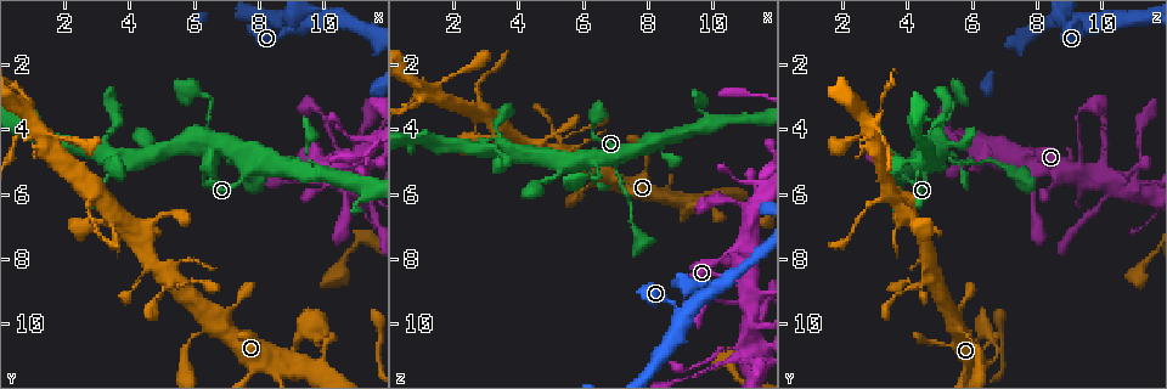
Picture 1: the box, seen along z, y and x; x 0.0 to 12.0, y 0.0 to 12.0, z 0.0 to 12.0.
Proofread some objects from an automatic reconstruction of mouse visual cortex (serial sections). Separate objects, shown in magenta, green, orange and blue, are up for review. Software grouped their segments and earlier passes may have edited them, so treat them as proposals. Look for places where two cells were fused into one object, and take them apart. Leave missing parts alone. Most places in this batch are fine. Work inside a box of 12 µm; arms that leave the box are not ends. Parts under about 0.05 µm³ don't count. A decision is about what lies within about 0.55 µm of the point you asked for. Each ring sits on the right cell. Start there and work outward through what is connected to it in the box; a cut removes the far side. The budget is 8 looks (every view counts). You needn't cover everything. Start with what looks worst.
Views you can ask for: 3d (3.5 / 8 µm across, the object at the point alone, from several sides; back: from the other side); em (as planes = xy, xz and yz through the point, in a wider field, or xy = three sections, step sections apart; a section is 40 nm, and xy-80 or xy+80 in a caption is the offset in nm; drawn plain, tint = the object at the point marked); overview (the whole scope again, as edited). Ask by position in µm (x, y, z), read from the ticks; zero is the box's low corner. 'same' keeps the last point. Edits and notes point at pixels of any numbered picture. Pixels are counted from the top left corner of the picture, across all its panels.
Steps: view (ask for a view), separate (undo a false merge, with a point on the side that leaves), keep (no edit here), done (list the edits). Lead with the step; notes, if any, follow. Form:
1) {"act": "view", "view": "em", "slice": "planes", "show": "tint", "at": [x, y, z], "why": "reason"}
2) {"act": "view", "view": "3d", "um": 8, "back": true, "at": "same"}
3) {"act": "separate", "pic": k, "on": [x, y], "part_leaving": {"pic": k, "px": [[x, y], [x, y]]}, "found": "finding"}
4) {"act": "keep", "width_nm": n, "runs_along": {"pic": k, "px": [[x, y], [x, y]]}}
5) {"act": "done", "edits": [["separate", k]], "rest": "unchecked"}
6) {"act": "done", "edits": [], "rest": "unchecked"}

{"act": "view", "view": "3d", "um": 8, "at": [6.1, 2.9, 5.5], "why": "abrupt turn"}

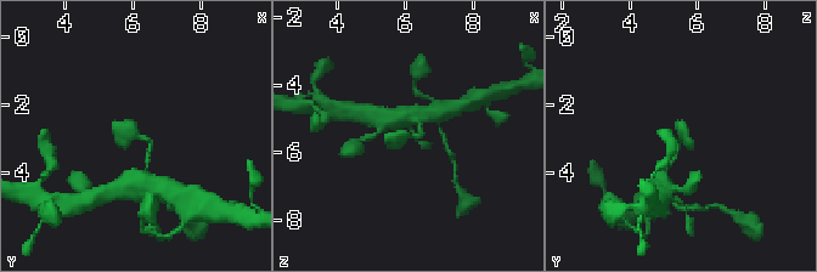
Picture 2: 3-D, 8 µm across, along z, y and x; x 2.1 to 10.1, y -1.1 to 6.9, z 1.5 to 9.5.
{"act": "view", "view": "3d", "um": 3.5, "at": [6.1, 2.8, 5.5], "why": "zoom in"}

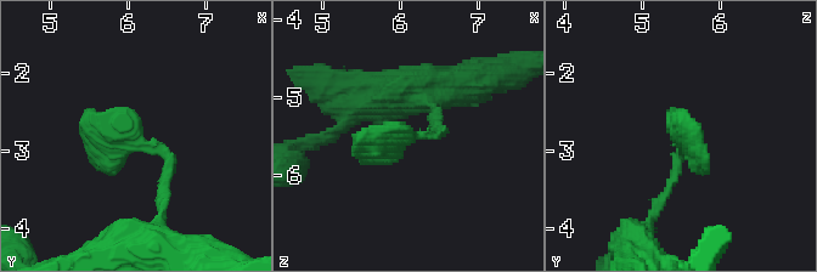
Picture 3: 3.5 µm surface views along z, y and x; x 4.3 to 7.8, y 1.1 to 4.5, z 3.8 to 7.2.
{"act": "view", "view": "em", "slice": "xy", "step": 3, "show": "tint", "at": [6.10, 2.80, 5.45], "why": "now the EM"}

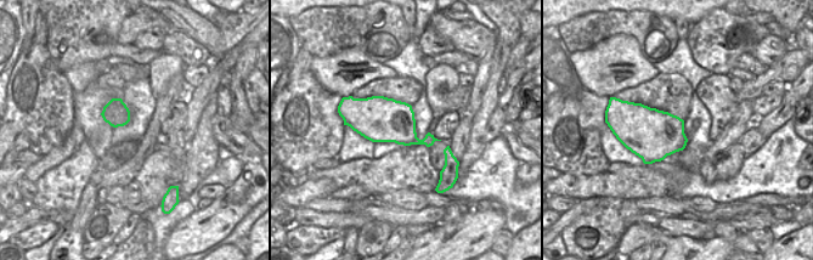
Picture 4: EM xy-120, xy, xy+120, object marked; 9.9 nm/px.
{"act": "keep", "runs_along": {"pic": 3, "px": [[163, 196], [163, 151], [82, 118]]}, "found": "continuous, no second cell"}

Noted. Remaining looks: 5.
{"act": "view", "view": "3d", "um": 8, "at": [10.2, 5.7, 11.3], "why": "calibre changes"}

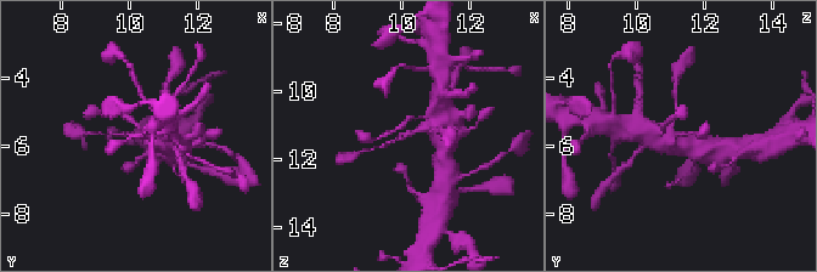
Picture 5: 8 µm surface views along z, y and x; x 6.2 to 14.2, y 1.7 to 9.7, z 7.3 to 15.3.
{"act": "view", "view": "em", "slice": "xy", "step": 2, "show": "tint", "at": [10.1, 5.6, 11.3], "arm_widths_nm": [100, 400], "why": "need the tissue"}

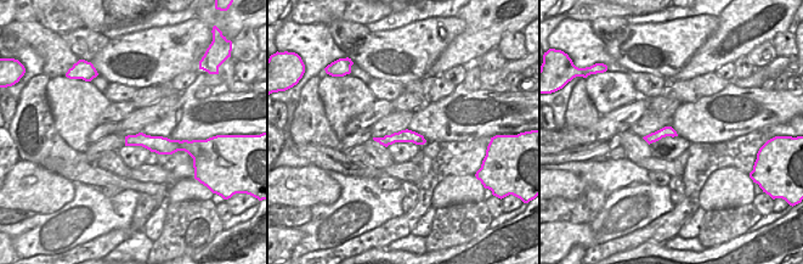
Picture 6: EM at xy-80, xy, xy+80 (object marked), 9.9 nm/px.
{"act": "keep", "runs_along": {"pic": 5, "px": [[438, 123], [372, 148]]}, "found": "all the same cell"}

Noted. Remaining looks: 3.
{"act": "view", "view": "3d", "um": 3.5, "at": [2.8, 6.1, 3.1], "why": "sudden change in width"}

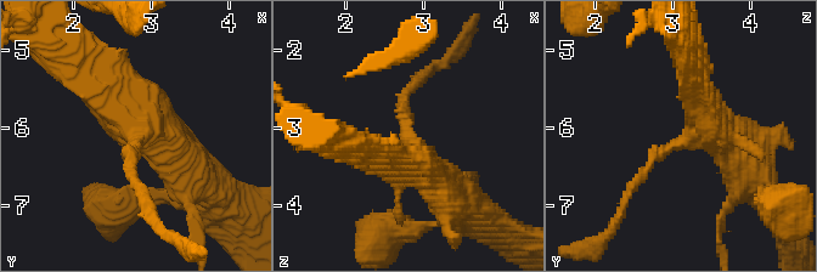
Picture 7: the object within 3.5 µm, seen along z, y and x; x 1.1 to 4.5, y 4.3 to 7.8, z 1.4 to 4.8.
{"act": "view", "view": "em", "slice": "xy", "step": 5, "show": "tint", "at": [2.80, 6.15, 3.25], "why": "now the EM"}

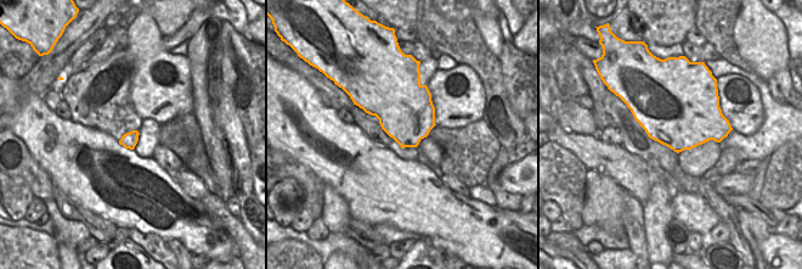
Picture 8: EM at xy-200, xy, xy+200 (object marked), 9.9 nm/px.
{"act": "keep", "width_nm": 550, "runs_along": {"pic": 7, "px": [[189, 170], [80, 66]]}, "found": "continuous, no second cell"}

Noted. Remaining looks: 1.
{"act": "done", "edits": [], "rest": "unchecked"}

